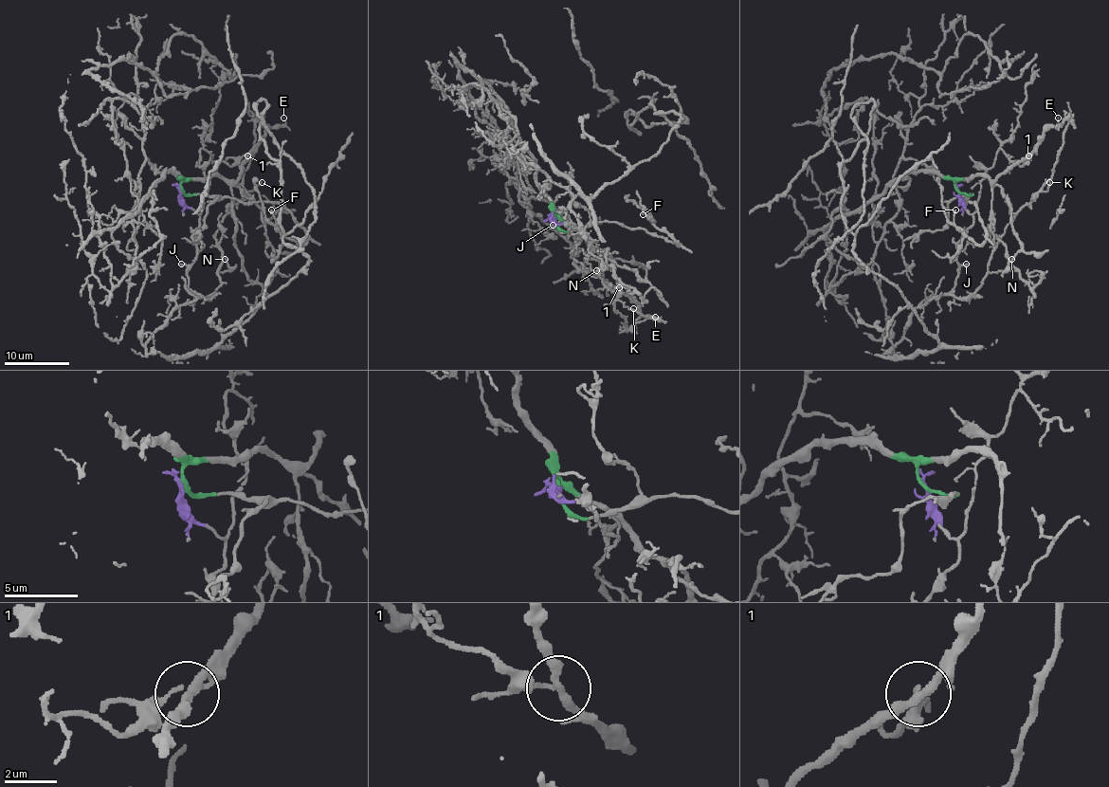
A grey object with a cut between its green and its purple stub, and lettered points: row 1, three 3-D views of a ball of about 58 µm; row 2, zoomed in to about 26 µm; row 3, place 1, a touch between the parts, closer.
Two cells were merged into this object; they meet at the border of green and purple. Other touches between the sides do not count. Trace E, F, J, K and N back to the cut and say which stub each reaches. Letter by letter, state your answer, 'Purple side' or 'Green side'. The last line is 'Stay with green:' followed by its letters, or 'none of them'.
E: Green side
F: Green side
J: Purple side
K: Purple side
N: Purple side
Stay with green: E, F

